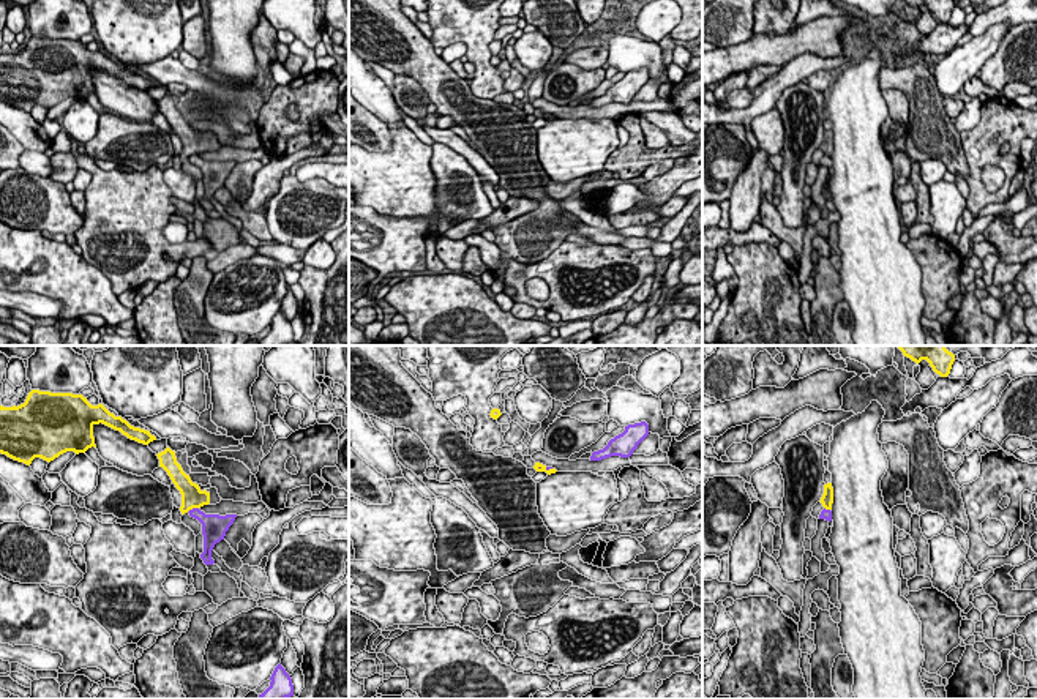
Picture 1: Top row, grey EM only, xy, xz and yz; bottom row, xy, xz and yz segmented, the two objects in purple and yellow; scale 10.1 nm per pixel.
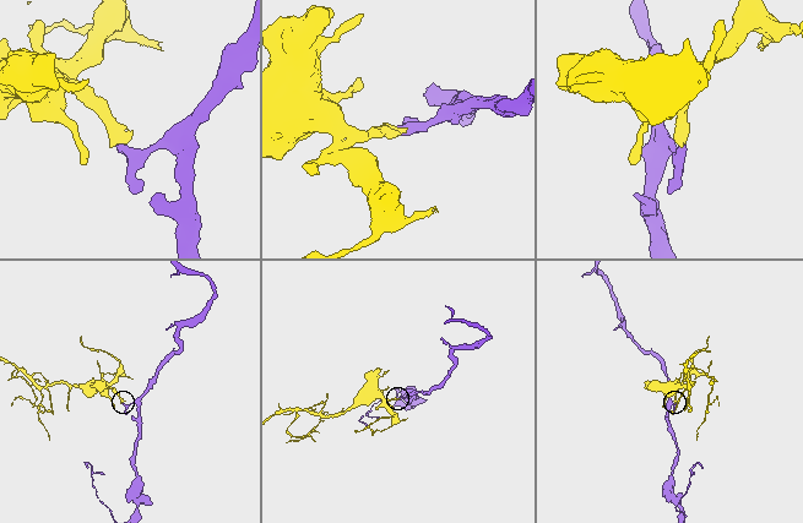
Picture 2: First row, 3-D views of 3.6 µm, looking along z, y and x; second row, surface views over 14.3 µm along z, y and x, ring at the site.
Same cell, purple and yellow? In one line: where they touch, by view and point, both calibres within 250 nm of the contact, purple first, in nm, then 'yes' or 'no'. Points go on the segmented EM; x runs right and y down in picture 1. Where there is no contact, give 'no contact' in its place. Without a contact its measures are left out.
contact xy (193, 508); calibres 220 and 220 nm; no

